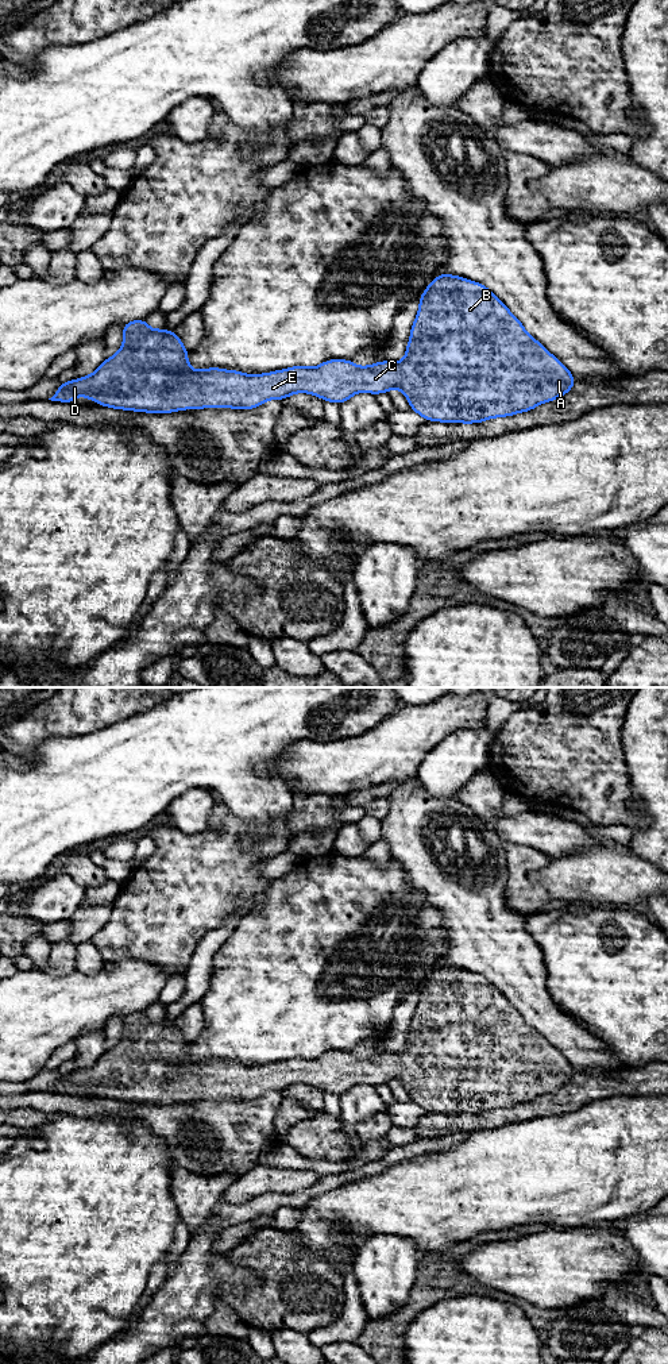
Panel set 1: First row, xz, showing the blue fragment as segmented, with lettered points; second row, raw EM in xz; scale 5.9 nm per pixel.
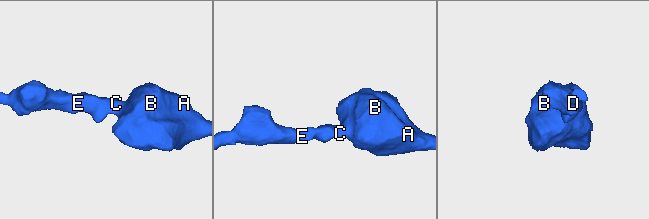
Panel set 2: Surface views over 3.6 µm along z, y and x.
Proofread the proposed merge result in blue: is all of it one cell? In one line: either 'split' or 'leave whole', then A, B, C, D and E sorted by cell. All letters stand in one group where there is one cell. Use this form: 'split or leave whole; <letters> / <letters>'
leave whole; A B C D E

